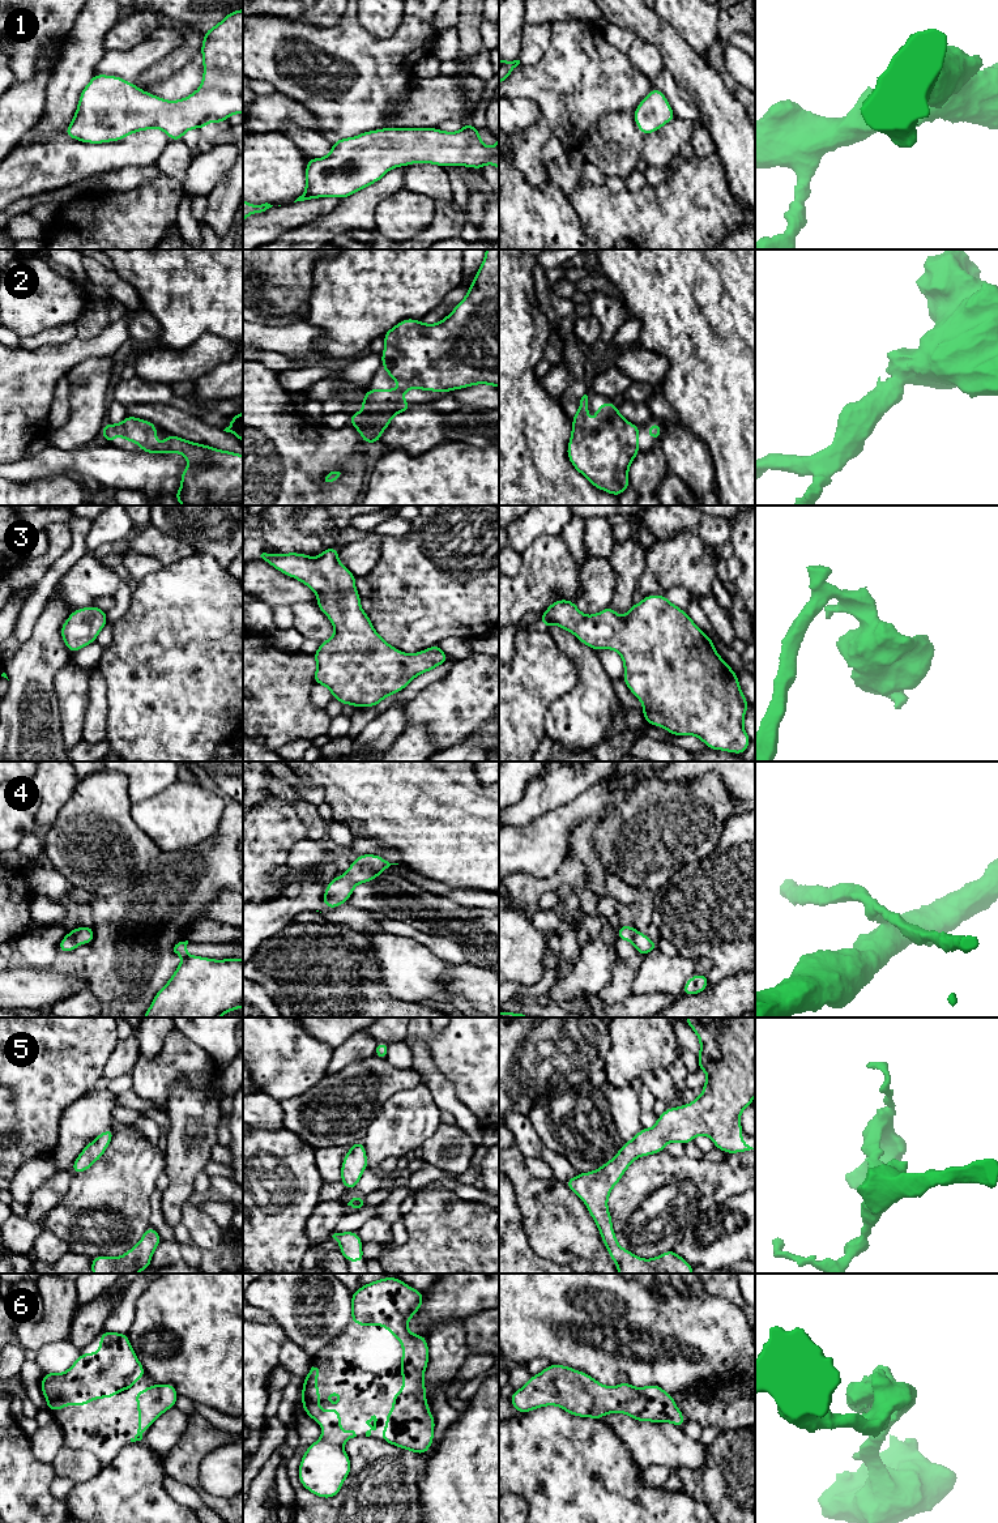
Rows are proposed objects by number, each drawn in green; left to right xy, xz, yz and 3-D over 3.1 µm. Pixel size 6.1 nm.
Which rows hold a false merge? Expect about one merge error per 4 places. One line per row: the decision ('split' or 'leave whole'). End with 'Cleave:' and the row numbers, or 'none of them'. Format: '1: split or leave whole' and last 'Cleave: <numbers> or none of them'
1: leave whole
2: leave whole
3: leave whole
4: leave whole
5: leave whole
6: leave whole
Cleave: none of them

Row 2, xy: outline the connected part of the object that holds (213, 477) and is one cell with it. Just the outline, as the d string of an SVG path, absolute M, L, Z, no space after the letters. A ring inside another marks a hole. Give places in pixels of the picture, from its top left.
M127 415L119 425L105 423L103 439L114 444L114 436L124 438L129 443L140 443L146 453L180 453L188 460L188 466L180 475L182 486L174 498L182 505L243 505L243 456L221 451L205 444L192 443L172 434L157 444L157 426L149 421Z

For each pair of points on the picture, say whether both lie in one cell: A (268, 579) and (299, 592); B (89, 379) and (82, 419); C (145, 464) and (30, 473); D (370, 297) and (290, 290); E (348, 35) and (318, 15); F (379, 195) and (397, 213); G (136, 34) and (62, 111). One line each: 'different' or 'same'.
A: same
B: same
C: same
D: different
E: different
F: different
G: different

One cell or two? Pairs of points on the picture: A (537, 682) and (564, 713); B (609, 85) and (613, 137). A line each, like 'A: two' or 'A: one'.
A: two
B: two

